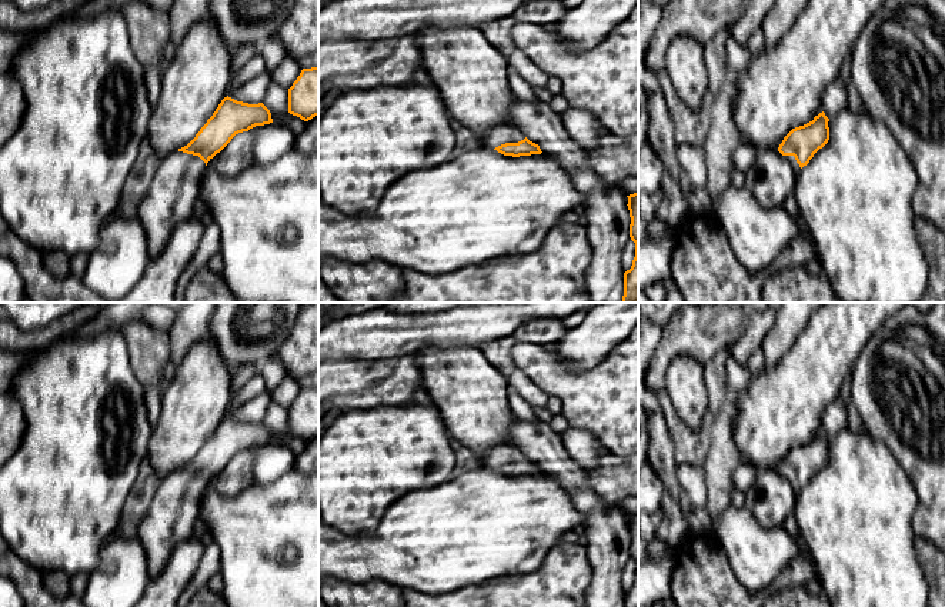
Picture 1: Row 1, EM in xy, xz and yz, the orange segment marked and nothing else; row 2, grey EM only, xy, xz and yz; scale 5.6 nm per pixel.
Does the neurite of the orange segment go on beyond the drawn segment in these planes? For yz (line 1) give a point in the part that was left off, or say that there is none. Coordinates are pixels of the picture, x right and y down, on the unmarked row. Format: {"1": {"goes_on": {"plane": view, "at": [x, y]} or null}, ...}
{"1": {"goes_on": {"plane": "yz", "at": [791, 479]}}}

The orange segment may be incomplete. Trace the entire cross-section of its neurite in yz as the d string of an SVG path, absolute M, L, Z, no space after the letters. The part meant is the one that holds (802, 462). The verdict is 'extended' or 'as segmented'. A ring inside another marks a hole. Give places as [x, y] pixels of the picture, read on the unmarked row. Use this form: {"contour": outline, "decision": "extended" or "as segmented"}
{"contour": "M822 431L812 441L792 448L784 457L778 471L791 483L795 496L828 463L828 441L829 438Z", "decision": "extended"}

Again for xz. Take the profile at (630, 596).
{"contour": "M638 511L627 517L631 537L630 557L635 563L635 577L631 588L624 593L624 607L638 607Z", "decision": "as segmented"}

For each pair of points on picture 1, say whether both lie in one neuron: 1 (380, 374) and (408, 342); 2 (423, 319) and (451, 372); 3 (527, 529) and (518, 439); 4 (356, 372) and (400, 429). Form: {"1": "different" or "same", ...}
{"1": "different", "2": "different", "3": "different", "4": "different"}

